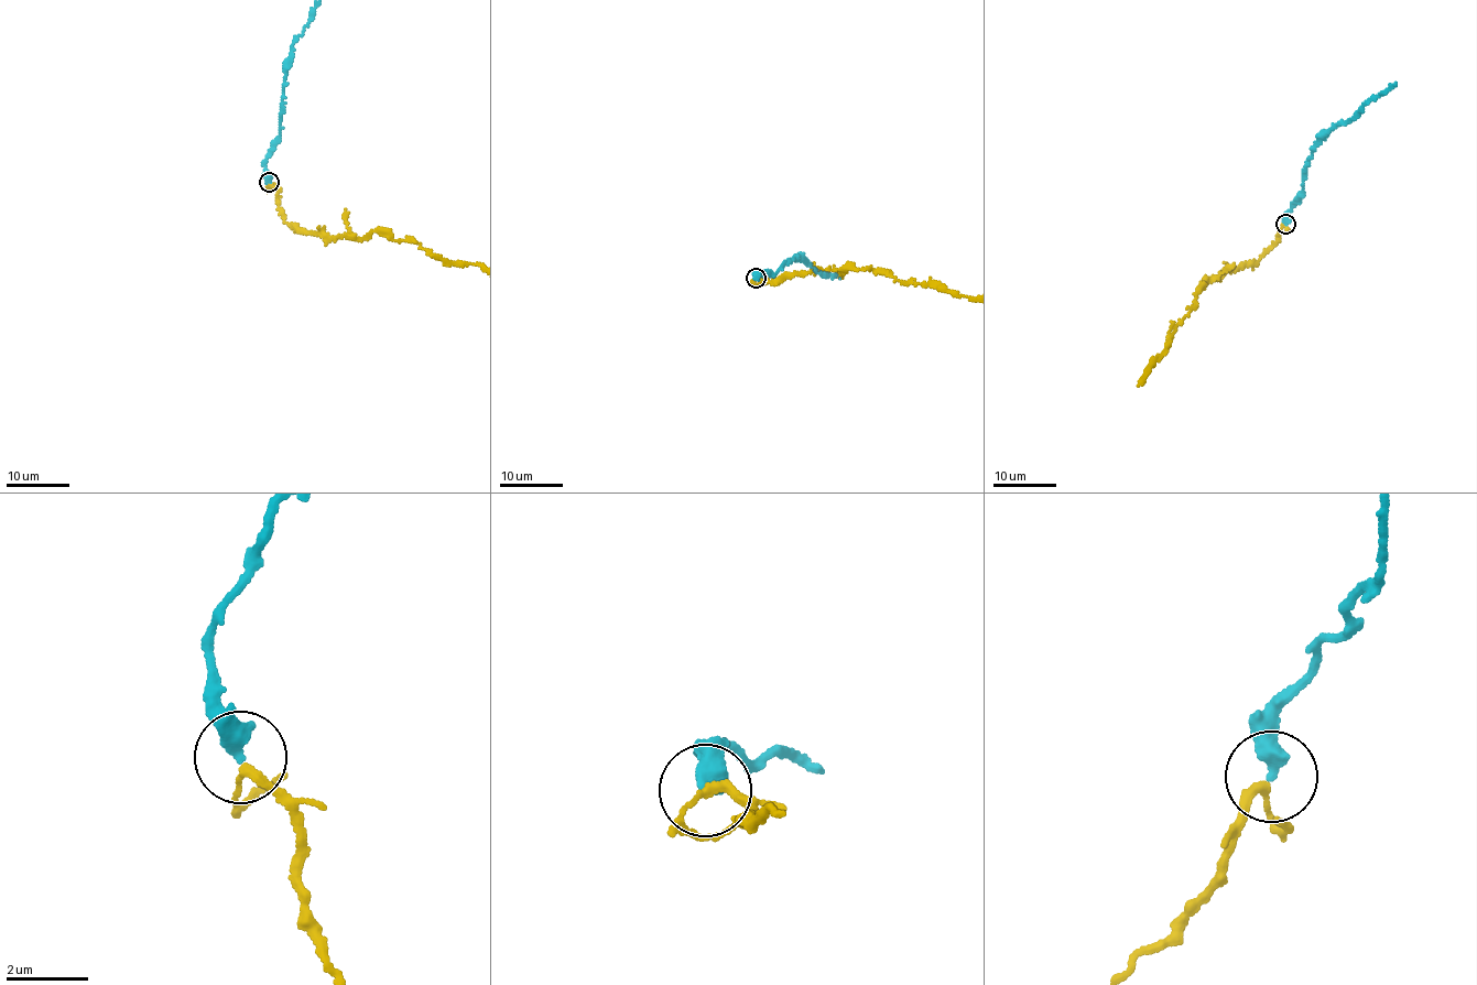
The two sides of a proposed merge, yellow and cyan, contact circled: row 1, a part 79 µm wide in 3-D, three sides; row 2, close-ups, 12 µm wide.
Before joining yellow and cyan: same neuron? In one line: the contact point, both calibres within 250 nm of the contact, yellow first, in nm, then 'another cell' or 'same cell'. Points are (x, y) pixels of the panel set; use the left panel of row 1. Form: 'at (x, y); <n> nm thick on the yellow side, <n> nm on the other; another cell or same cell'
at (269, 182); 180 nm thick on the yellow side, 500 nm on the other; same cell

